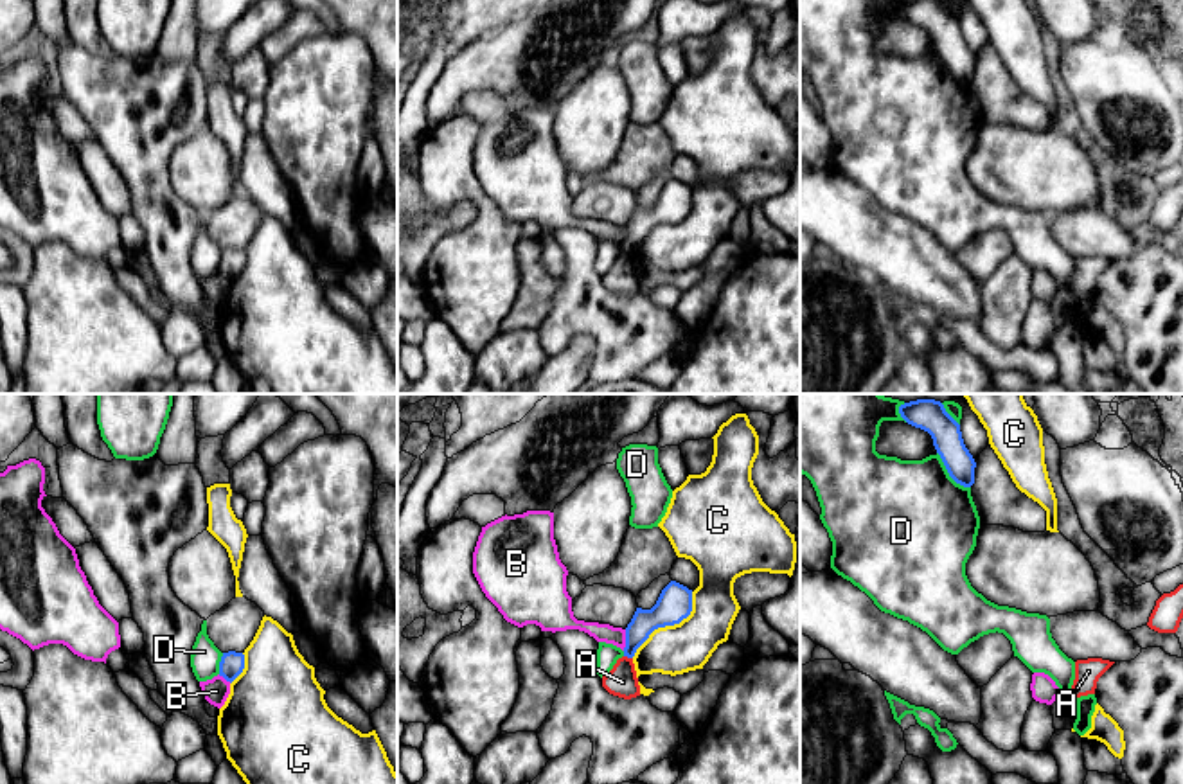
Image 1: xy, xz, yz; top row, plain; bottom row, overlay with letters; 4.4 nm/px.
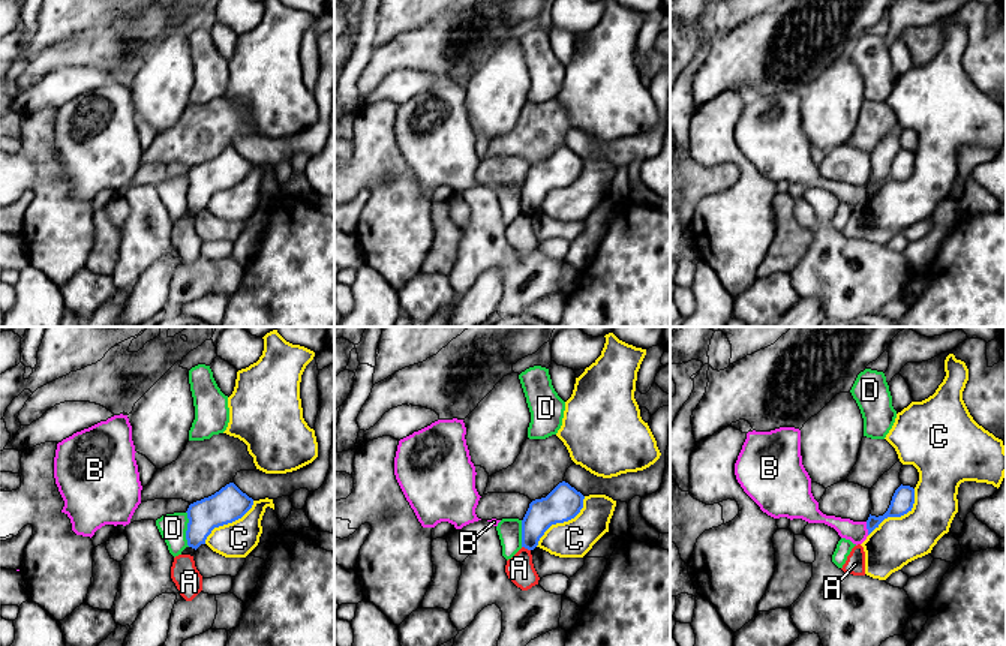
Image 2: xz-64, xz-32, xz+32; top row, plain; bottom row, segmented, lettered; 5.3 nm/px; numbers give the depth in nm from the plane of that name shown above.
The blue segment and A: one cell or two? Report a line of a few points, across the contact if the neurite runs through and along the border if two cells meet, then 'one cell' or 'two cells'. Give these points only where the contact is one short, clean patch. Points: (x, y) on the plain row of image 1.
line xz (624, 252), (631, 256); two cells

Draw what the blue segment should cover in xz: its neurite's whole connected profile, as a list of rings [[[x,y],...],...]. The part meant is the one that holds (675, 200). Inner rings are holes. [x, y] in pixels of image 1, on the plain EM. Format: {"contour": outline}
{"contour": [[[671,178],[651,207],[636,205],[626,225],[624,254],[633,255],[649,232],[665,223],[680,221],[692,209],[692,187]]]}

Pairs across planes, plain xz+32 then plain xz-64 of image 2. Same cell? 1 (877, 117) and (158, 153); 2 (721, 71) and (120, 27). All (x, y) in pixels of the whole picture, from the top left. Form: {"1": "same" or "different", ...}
{"1": "same", "2": "same"}

